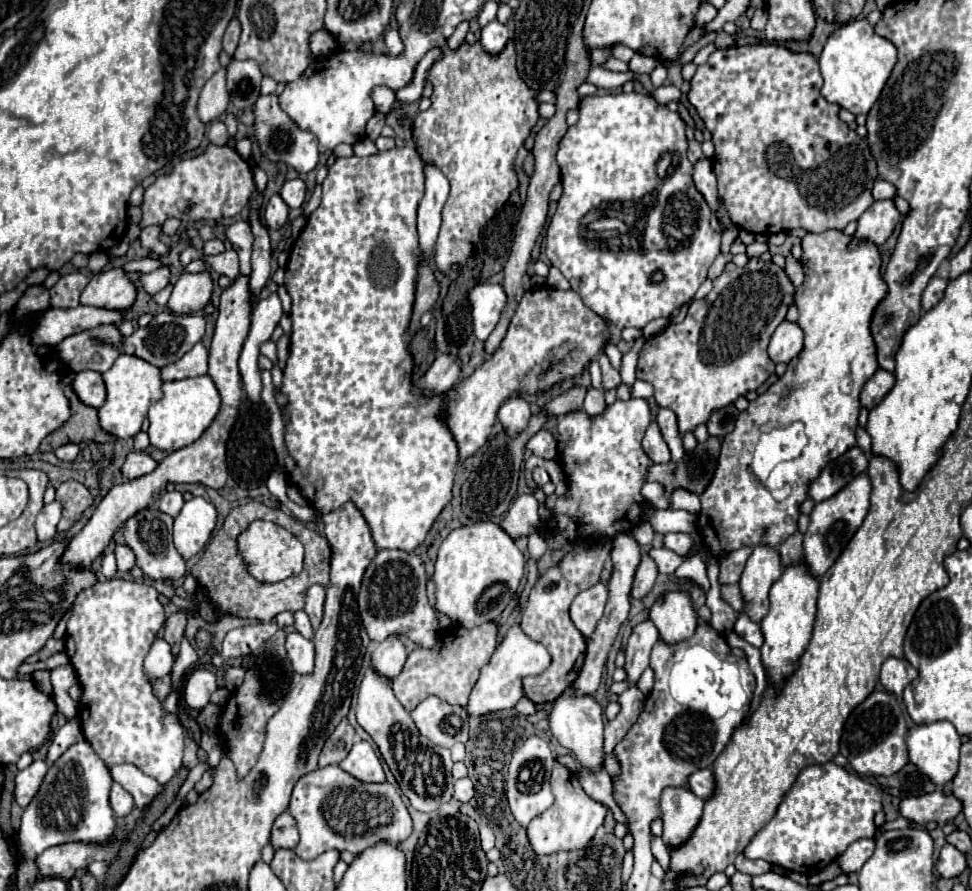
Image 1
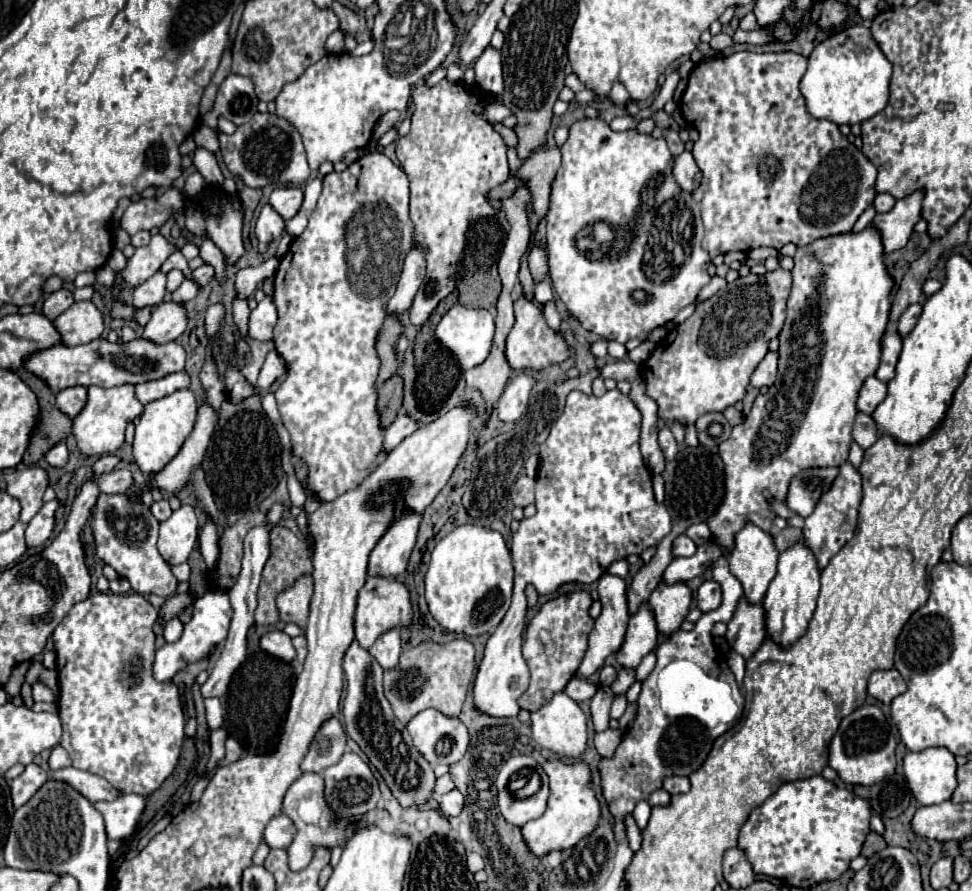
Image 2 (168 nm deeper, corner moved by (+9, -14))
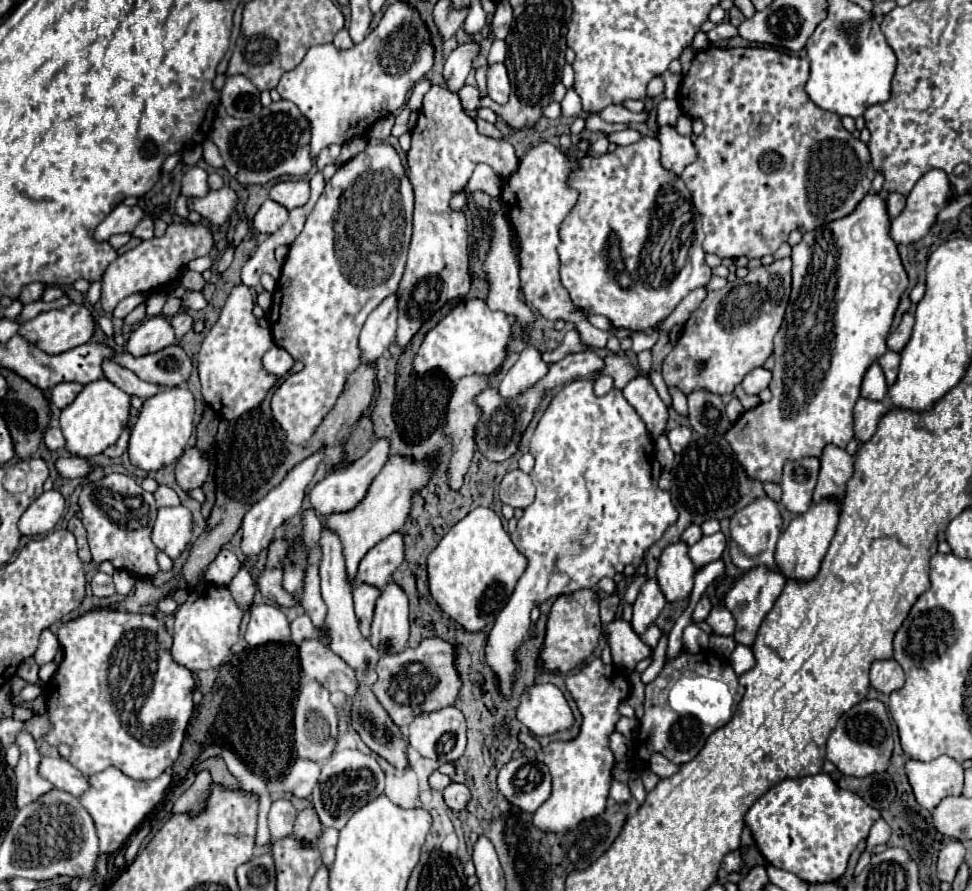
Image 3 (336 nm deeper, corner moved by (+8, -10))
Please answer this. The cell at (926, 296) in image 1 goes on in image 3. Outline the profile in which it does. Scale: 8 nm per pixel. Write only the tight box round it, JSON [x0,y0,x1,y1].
[888,311,914,351]

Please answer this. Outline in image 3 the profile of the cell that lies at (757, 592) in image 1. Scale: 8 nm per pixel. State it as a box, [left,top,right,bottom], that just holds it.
[730,497,782,571]

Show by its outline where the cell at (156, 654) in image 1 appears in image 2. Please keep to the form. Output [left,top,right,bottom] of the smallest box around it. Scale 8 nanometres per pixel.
[153,591,233,681]

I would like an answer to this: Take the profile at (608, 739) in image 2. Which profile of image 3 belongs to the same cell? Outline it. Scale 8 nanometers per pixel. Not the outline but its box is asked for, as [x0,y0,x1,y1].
[610,779,632,803]

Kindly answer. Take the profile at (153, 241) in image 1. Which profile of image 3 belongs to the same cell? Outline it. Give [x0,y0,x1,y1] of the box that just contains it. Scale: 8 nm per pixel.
[134,217,154,239]

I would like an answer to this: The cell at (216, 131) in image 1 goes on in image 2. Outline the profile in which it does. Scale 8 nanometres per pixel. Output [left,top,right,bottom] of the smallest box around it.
[193,147,223,187]

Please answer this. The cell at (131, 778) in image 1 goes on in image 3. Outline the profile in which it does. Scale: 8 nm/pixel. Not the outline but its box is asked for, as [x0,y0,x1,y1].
[40,757,88,797]

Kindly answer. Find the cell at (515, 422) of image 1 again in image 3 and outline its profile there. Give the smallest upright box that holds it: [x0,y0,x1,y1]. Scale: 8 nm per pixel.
[498,345,548,399]

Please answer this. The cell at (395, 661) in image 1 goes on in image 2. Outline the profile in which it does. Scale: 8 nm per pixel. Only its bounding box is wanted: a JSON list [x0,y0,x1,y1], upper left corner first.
[369,629,401,669]

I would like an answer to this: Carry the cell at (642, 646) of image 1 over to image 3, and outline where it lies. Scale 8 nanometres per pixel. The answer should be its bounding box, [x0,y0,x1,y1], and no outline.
[632,579,666,635]

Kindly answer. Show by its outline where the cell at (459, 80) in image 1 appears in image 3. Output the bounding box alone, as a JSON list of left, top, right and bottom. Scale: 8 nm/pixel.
[396,85,518,345]

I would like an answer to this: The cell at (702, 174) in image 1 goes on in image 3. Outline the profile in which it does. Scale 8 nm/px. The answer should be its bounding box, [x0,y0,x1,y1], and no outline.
[658,127,696,175]

